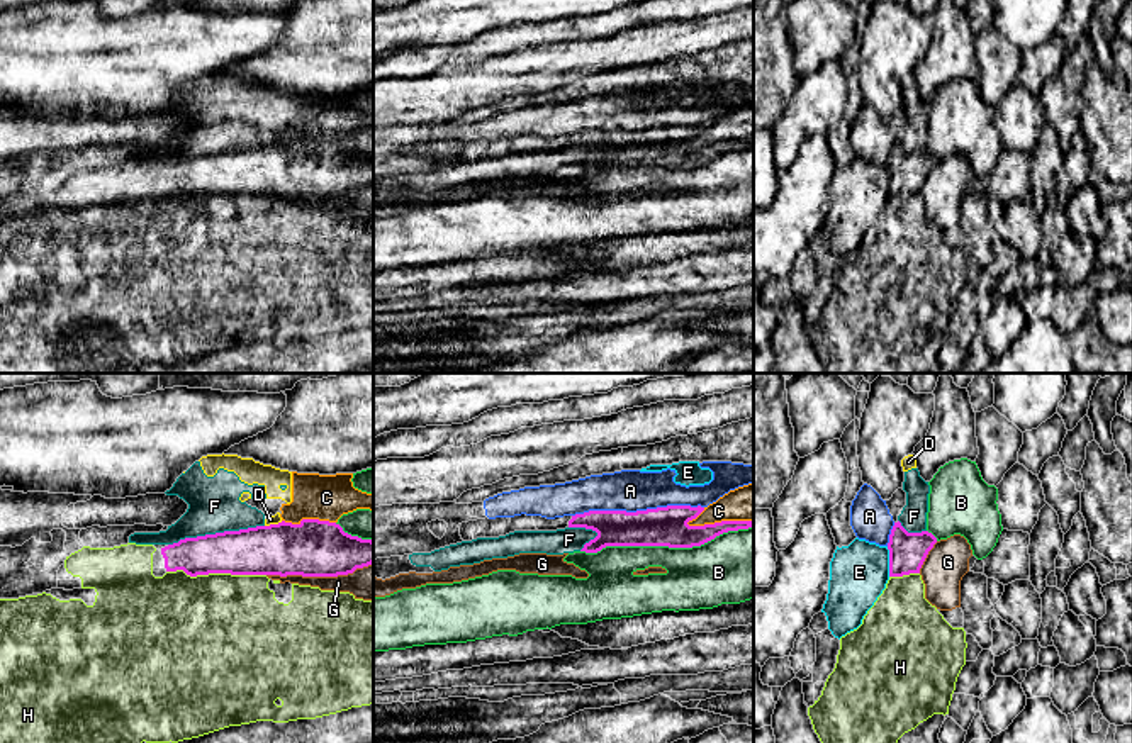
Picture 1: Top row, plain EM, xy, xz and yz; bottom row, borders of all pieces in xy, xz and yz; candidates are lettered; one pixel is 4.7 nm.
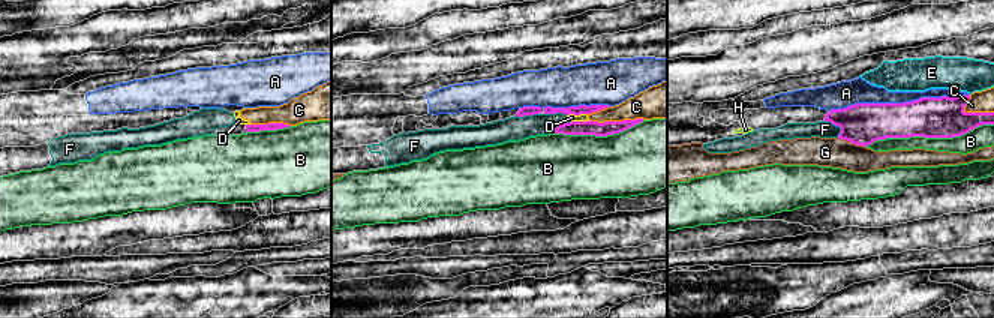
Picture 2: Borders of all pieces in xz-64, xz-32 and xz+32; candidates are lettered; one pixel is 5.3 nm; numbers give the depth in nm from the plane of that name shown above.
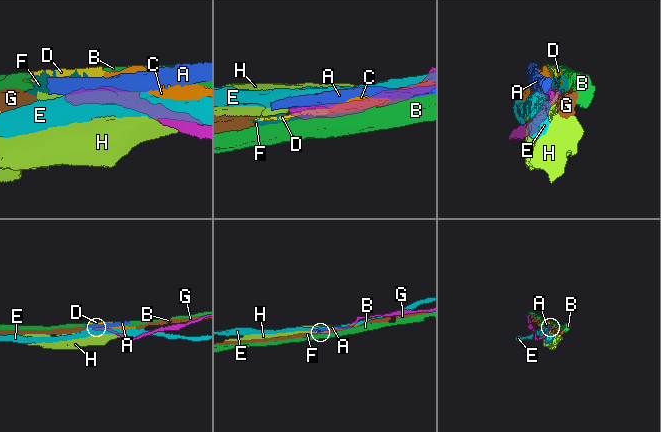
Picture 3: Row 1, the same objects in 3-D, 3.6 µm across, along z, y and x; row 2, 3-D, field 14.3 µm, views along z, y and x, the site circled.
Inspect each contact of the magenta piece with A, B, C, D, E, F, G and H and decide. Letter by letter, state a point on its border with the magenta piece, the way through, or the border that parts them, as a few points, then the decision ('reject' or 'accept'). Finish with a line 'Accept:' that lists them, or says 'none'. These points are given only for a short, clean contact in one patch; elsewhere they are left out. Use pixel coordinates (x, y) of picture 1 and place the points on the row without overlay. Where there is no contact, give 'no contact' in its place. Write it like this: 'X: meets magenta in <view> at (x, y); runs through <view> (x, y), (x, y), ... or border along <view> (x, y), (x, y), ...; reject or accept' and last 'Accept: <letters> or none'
A: meets magenta in xz at (637, 131); reject
B: meets magenta in xz at (666, 165); reject
C: meets magenta in xz at (718, 143); reject
D: meets magenta in xy at (274, 145); border along xy (282, 141), (265, 146); reject
E: meets magenta in yz at (890, 182); reject
F: meets magenta in xy at (216, 153); border along xy (263, 145), (185, 156), (168, 165); reject
G: meets magenta in xy at (319, 195); reject
H: meets magenta in xy at (216, 192); reject
Accept: none

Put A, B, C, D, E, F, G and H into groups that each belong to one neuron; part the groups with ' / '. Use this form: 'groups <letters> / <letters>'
groups A / B / C D F / E / G / H

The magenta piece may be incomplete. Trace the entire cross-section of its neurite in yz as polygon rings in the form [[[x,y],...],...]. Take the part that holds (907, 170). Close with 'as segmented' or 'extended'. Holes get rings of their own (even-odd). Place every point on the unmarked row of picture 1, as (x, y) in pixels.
[[[894,142],[889,154],[889,197],[920,193],[920,188],[937,158],[928,153],[908,153],[901,142]]] | as segmented

